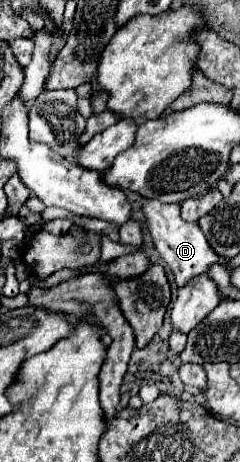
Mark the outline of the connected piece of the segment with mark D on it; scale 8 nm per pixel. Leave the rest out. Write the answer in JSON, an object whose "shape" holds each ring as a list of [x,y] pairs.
{"shape":[[[144,198],[142,200],[142,212],[146,216],[146,226],[148,226],[148,232],[152,236],[152,242],[156,246],[158,254],[164,258],[164,262],[172,268],[178,286],[184,286],[192,276],[204,274],[210,264],[218,262],[218,256],[210,248],[198,222],[182,220],[180,206],[162,204],[156,198]]]}

